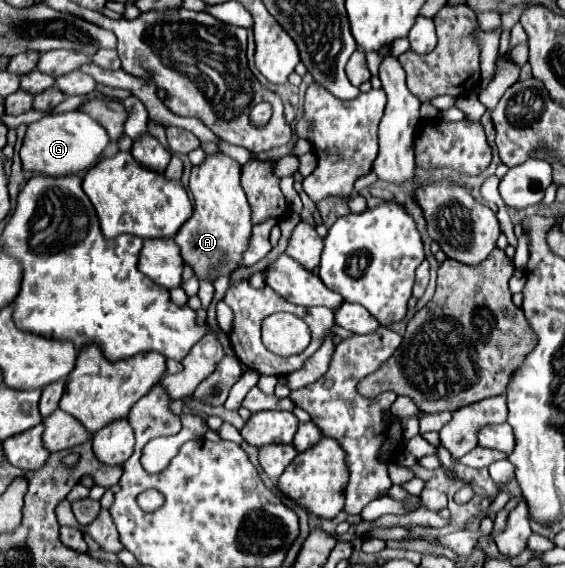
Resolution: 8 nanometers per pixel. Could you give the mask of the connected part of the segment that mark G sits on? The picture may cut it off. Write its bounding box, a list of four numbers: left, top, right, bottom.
[19,109,109,177]

